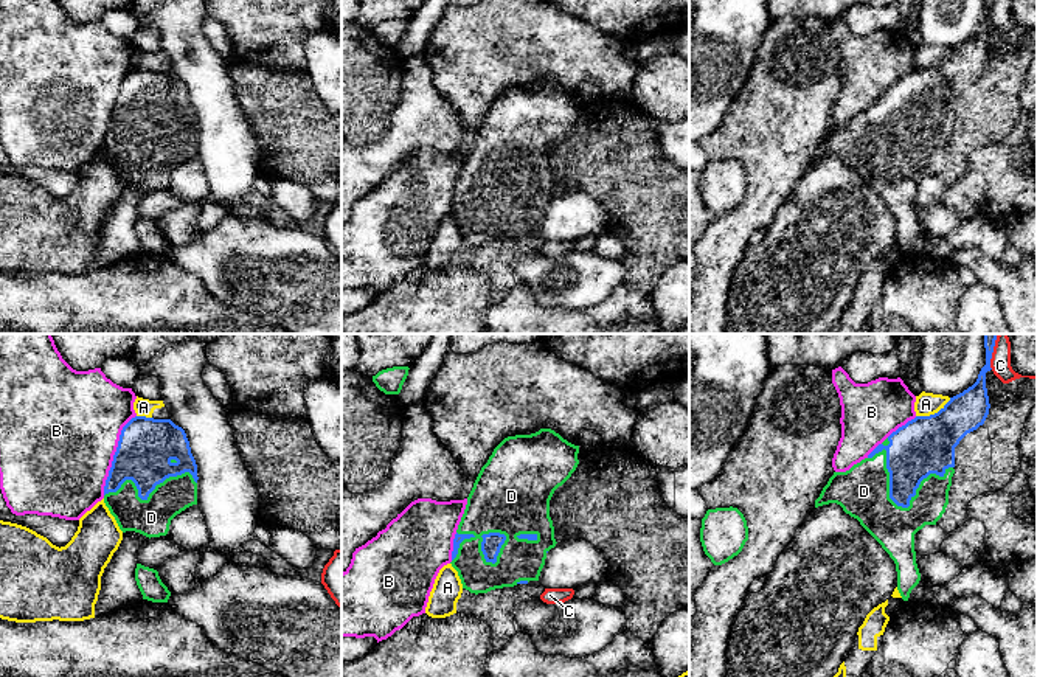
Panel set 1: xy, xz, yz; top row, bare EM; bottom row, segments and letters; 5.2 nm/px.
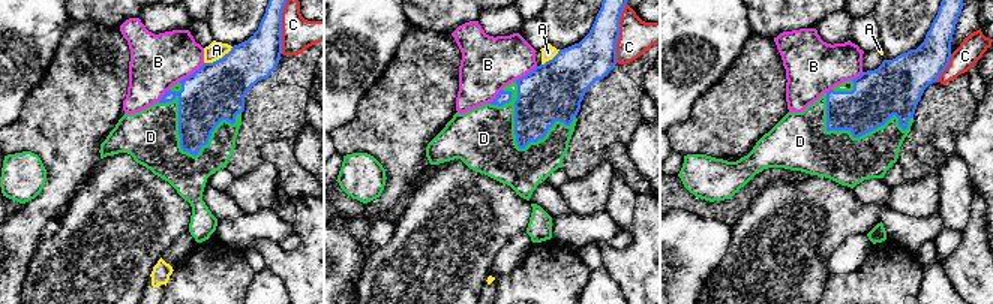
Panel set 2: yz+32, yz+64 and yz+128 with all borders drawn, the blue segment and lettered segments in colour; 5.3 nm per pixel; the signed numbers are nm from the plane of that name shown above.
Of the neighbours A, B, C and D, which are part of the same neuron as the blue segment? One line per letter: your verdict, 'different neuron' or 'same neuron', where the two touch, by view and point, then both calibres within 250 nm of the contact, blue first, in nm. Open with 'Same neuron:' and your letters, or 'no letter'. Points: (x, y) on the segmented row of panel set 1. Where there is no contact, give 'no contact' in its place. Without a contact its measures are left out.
Same neuron: D
A: different neuron; contact yz (935, 413); calibres 300 and 120 nm
B: different neuron; contact xy (114, 455); calibres 300 and 500 nm
C: different neuron; contact yz (992, 351); calibres 120 and 110 nm
D: same neuron; contact yz (894, 502); calibres 260 and 280 nm

